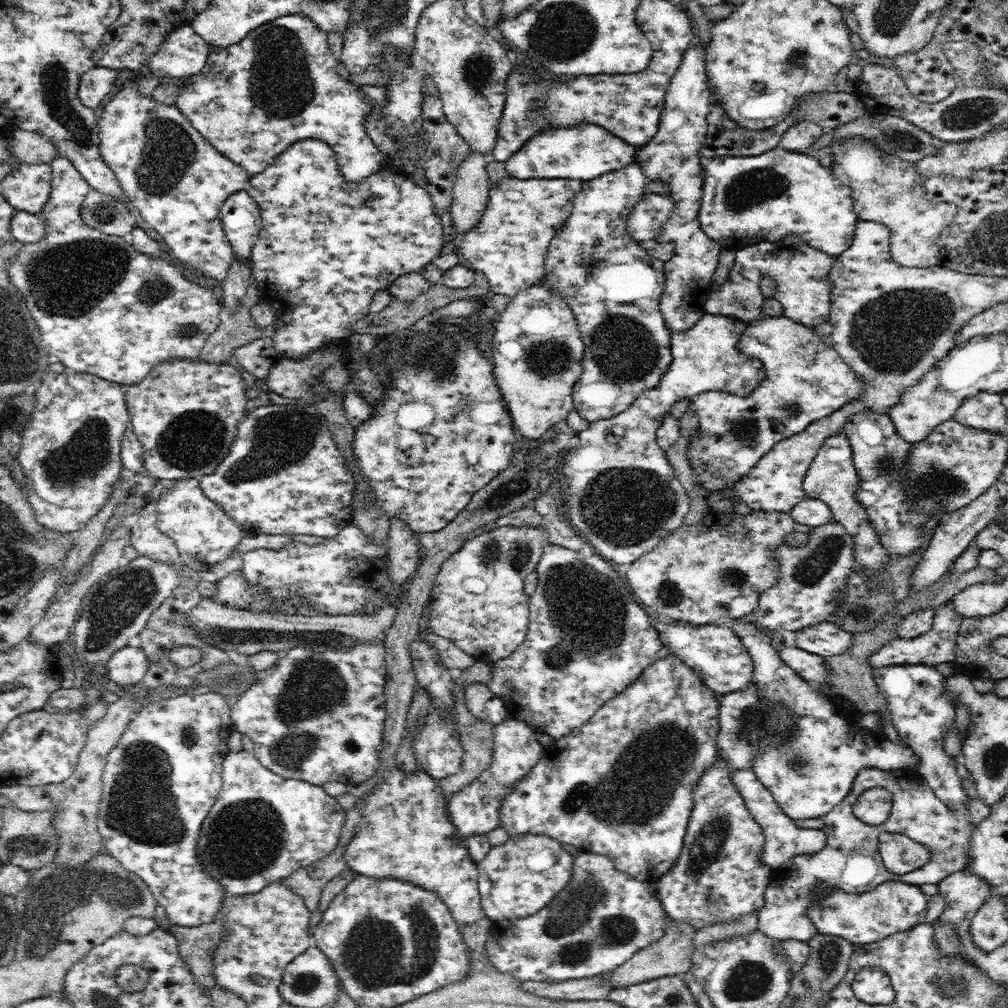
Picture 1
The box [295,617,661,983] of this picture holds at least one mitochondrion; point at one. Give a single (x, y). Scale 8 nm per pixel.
(576, 926)

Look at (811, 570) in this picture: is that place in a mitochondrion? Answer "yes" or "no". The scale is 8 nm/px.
yes

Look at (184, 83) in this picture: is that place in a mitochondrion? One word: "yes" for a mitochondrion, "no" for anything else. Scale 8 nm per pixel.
no

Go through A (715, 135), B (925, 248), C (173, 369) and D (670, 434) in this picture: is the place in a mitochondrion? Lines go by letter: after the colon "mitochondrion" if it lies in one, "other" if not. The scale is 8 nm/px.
A: other
B: other
C: other
D: other

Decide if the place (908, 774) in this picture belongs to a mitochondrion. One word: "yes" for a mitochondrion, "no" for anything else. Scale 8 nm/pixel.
no

